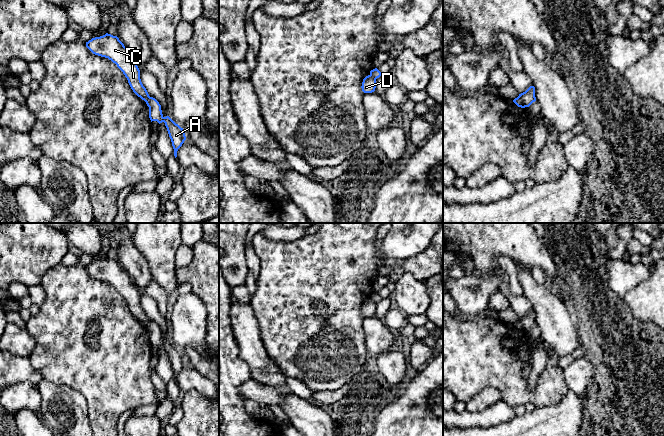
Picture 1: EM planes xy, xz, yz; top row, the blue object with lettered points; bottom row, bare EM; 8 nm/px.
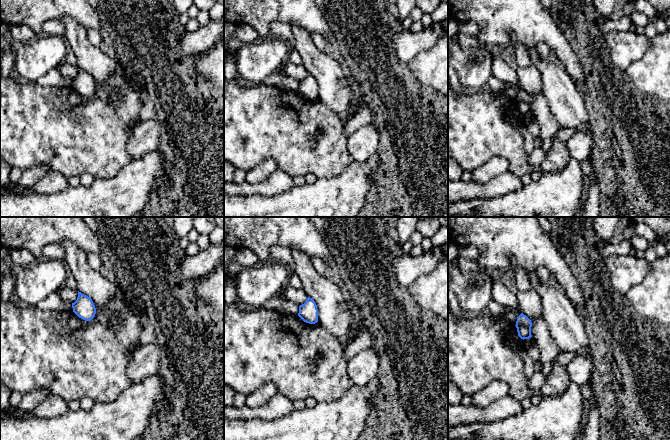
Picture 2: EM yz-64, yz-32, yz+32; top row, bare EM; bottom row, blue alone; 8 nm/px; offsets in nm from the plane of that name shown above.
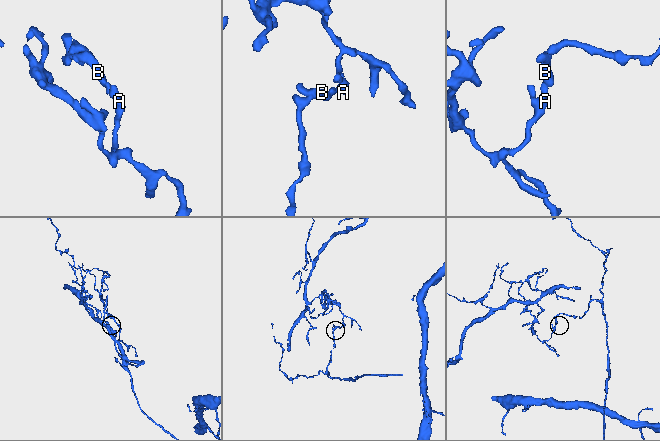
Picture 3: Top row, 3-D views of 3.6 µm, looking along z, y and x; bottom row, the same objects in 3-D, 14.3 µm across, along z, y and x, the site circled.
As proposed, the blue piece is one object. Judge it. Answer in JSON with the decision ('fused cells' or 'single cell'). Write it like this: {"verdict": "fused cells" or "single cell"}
{"verdict": "fused cells"}

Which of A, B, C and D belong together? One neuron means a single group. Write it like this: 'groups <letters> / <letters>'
groups A / B C D

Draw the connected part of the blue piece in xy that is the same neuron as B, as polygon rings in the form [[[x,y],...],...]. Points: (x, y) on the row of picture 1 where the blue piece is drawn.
[[[106,33],[86,42],[86,47],[95,55],[108,58],[123,72],[133,92],[147,102],[149,94],[140,79],[137,63],[117,36]]]

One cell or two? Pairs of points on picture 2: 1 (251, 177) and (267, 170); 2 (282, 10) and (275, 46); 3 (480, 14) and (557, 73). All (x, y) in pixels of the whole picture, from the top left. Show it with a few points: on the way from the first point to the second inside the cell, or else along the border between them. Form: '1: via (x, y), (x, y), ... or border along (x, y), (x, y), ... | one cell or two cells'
1: via (255, 175), (263, 171) | one cell
2: border along (273, 36), (268, 39), (258, 38) | two cells
3: border along (536, 46), (530, 46), (526, 49) | two cells

